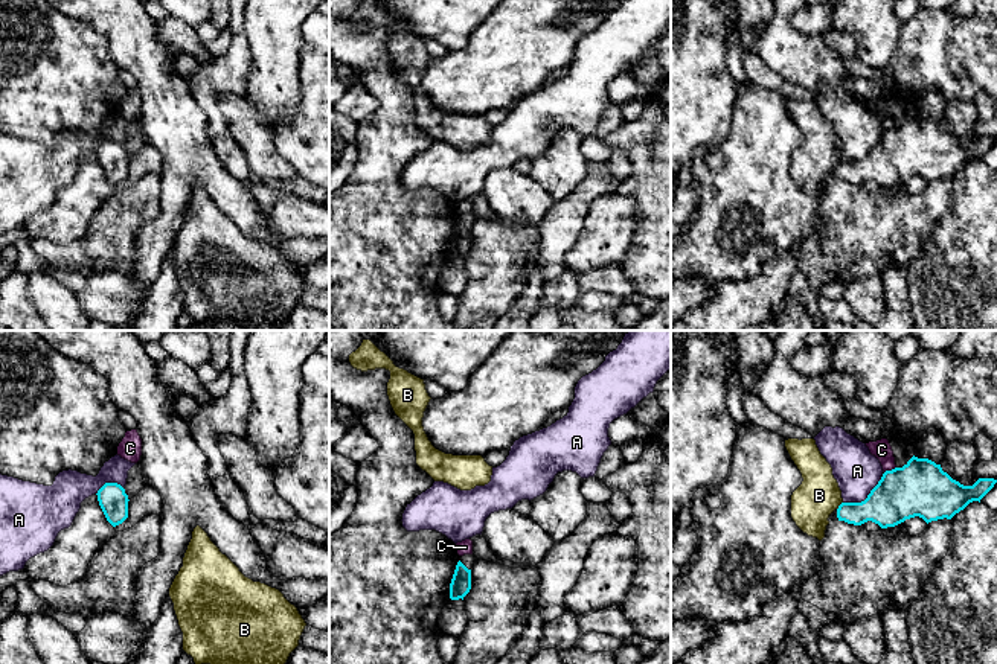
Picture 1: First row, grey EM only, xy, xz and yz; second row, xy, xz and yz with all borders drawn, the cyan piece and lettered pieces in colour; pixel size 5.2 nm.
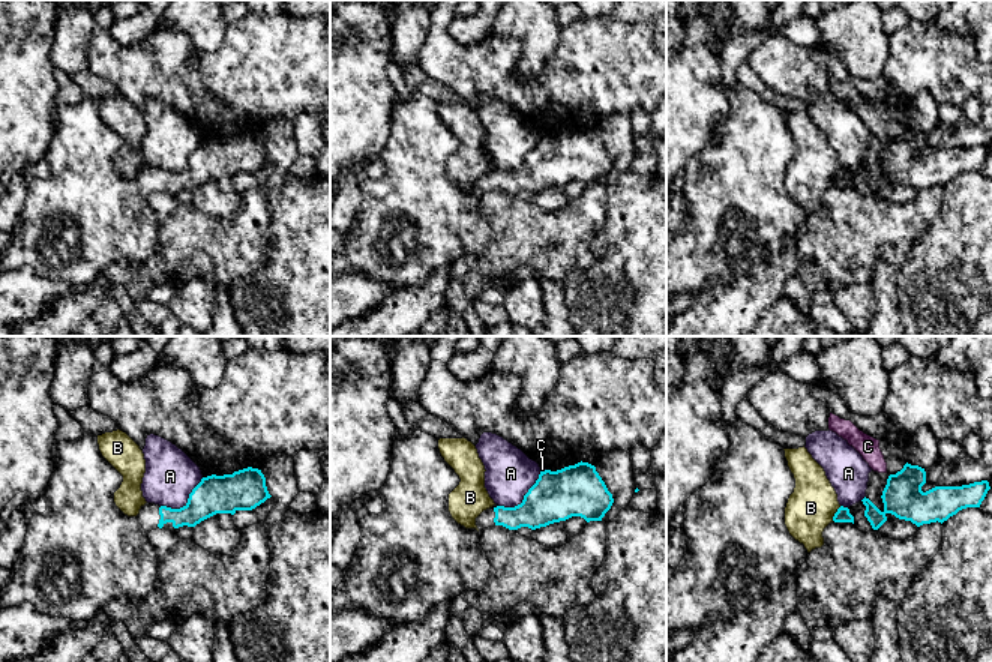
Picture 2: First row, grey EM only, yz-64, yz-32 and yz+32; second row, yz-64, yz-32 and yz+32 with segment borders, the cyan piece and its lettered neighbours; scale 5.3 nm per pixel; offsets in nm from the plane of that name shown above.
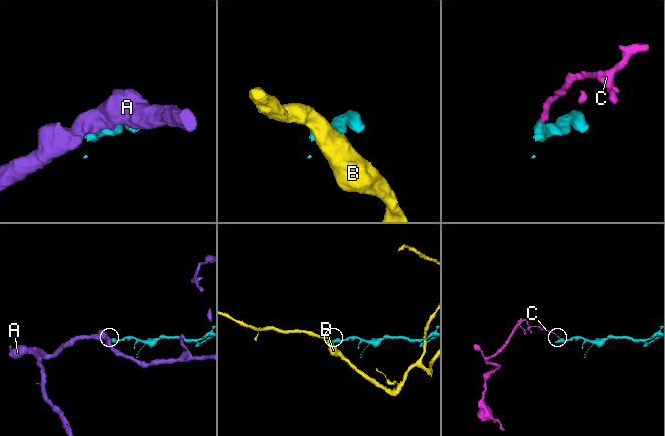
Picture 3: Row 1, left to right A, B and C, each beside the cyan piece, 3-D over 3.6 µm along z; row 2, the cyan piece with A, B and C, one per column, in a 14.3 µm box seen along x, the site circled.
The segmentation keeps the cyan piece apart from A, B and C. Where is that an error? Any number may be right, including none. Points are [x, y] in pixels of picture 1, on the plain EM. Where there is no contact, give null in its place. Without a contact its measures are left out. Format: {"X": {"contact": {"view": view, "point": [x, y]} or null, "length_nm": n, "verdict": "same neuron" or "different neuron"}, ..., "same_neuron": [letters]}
{"A": {"contact": {"view": "yz", "point": [866, 157]}, "length_nm": 240, "verdict": "different neuron"}, "B": {"contact": {"view": "yz", "point": [839, 165]}, "length_nm": 50, "verdict": "different neuron"}, "C": {"contact": {"view": "yz", "point": [889, 130]}, "length_nm": 70, "verdict": "different neuron"}, "same_neuron": []}

